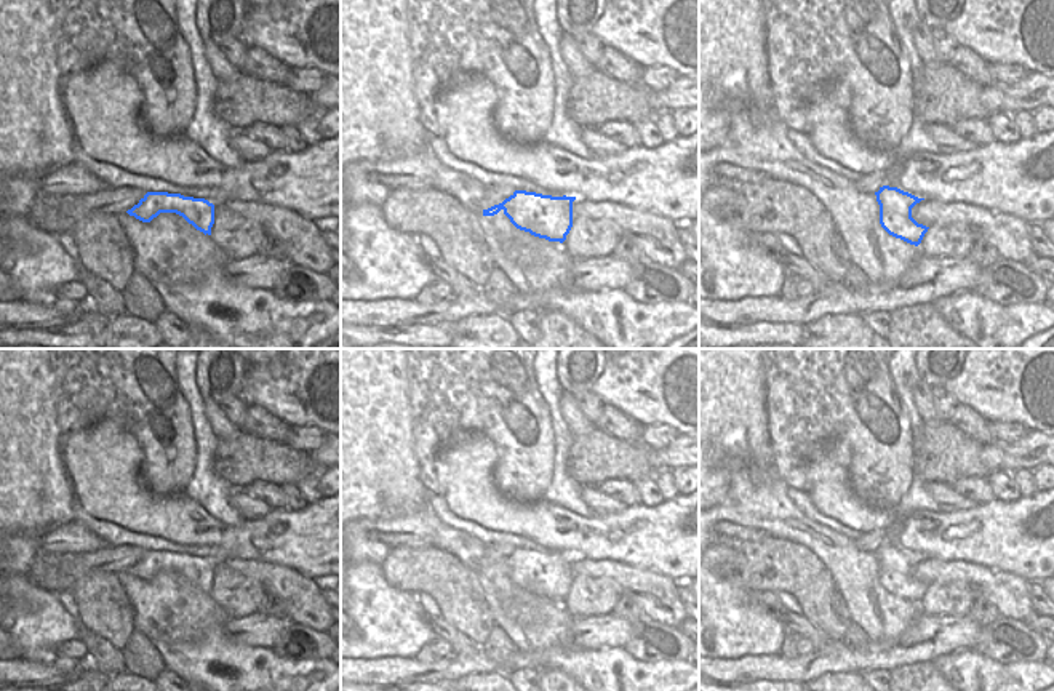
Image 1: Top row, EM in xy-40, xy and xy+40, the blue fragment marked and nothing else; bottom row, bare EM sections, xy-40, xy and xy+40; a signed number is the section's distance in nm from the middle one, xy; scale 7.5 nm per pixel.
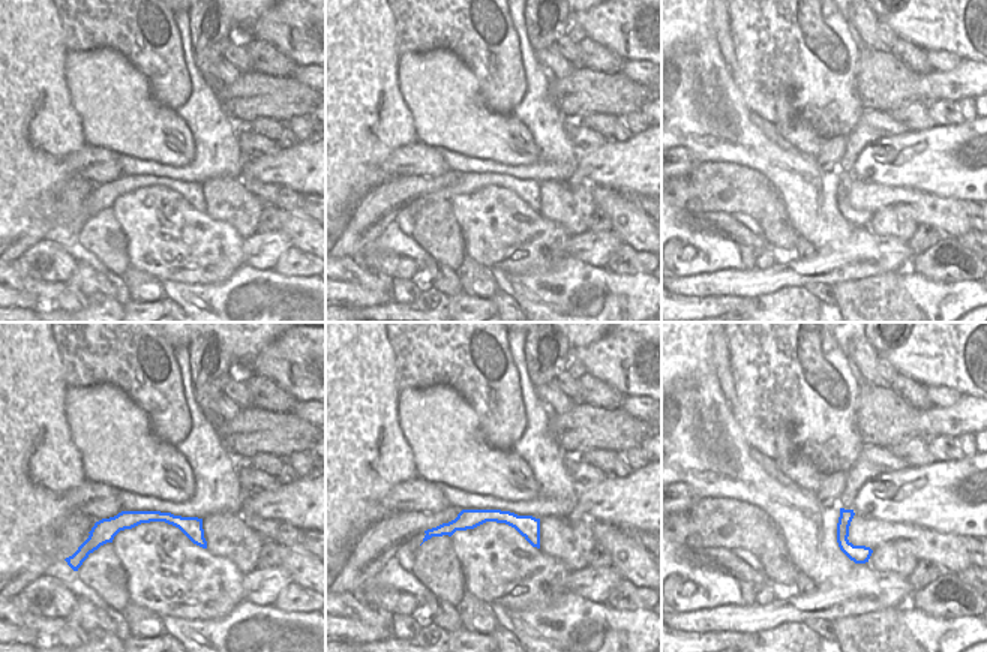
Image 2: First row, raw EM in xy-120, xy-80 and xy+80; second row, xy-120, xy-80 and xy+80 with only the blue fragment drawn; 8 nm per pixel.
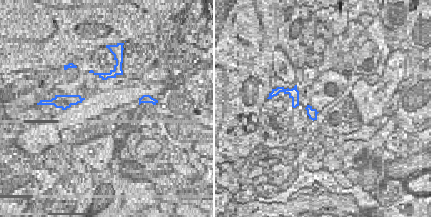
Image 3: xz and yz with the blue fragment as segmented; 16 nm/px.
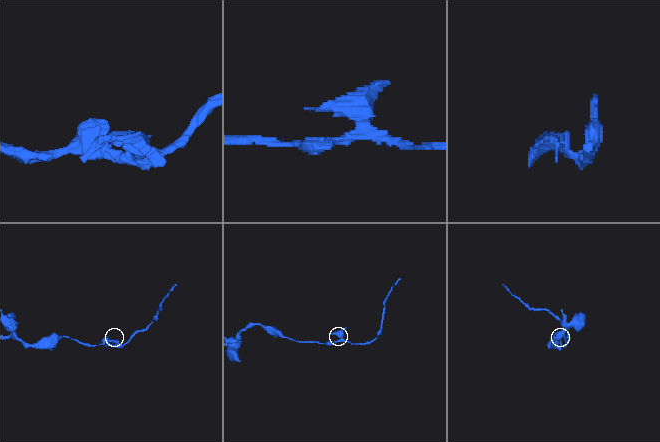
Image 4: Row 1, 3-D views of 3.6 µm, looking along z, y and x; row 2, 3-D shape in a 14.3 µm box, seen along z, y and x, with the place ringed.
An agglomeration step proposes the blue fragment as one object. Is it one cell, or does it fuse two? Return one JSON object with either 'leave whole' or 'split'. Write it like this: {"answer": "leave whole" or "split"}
{"answer": "split"}

